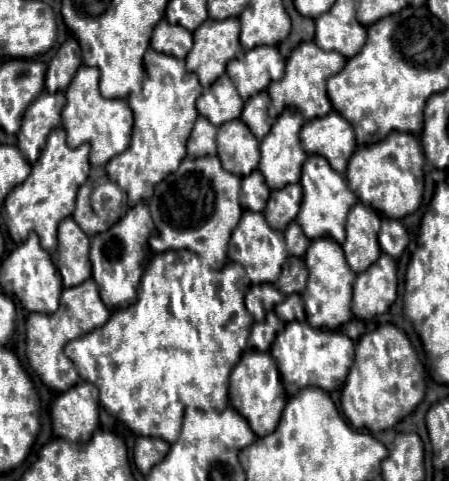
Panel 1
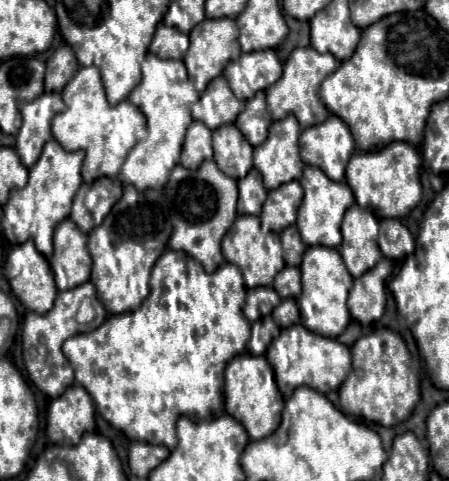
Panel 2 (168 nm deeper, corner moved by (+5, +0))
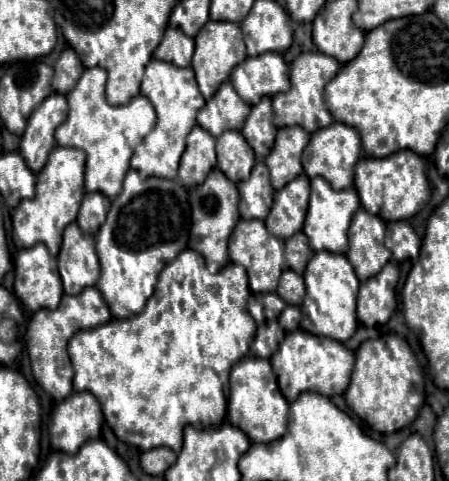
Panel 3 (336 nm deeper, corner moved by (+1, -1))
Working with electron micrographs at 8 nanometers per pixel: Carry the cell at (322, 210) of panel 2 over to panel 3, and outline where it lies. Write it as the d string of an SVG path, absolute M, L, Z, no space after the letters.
M324 177L310 179L312 183L312 195L310 195L310 207L304 221L304 233L308 235L308 241L314 251L332 251L332 253L346 253L348 251L348 225L352 221L352 215L360 209L360 199L356 197L356 189L348 187L342 191L336 191L324 181Z

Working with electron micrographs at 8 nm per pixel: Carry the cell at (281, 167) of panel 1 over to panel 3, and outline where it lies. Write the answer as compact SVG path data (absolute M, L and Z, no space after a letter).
M298 125L278 129L272 153L264 159L270 171L270 183L274 189L282 189L284 185L288 185L288 181L304 173L300 165L300 157L308 143L308 137L310 135Z

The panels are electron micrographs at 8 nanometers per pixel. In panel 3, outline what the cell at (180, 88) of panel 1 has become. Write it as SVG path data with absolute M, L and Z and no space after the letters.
M152 59L146 67L144 81L140 93L150 99L156 109L158 121L154 131L136 147L130 167L136 169L142 177L160 177L160 179L176 179L180 157L184 153L184 139L190 129L196 125L196 113L204 107L204 97L196 85L194 71L190 67L176 67L166 61Z

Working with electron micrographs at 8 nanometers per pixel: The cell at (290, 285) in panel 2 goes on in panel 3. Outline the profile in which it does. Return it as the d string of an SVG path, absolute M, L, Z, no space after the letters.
M284 269L276 293L278 293L288 305L302 305L302 301L304 301L304 297L306 297L302 275L294 273L292 269Z

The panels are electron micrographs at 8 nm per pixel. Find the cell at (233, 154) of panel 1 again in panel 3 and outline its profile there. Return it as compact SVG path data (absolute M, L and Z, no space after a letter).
M224 131L216 139L216 153L218 153L218 167L230 181L240 183L250 177L256 157L240 131Z

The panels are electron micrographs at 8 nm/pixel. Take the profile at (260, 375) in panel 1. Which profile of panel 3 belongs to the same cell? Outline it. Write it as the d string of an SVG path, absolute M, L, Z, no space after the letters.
M244 357L232 367L228 421L242 429L252 443L268 443L286 433L288 401L284 399L276 385L276 375L272 373L272 365L268 359Z

